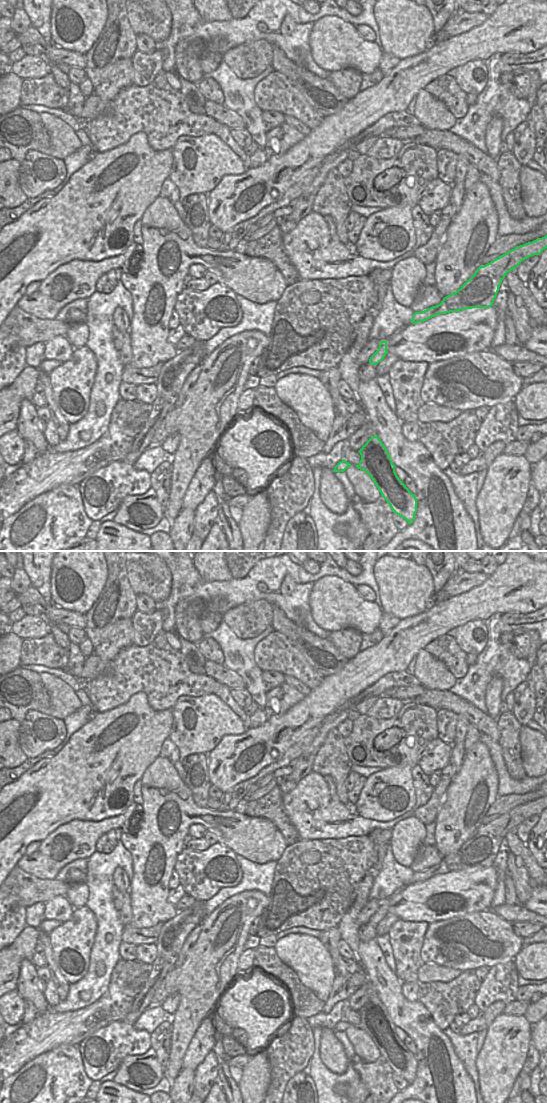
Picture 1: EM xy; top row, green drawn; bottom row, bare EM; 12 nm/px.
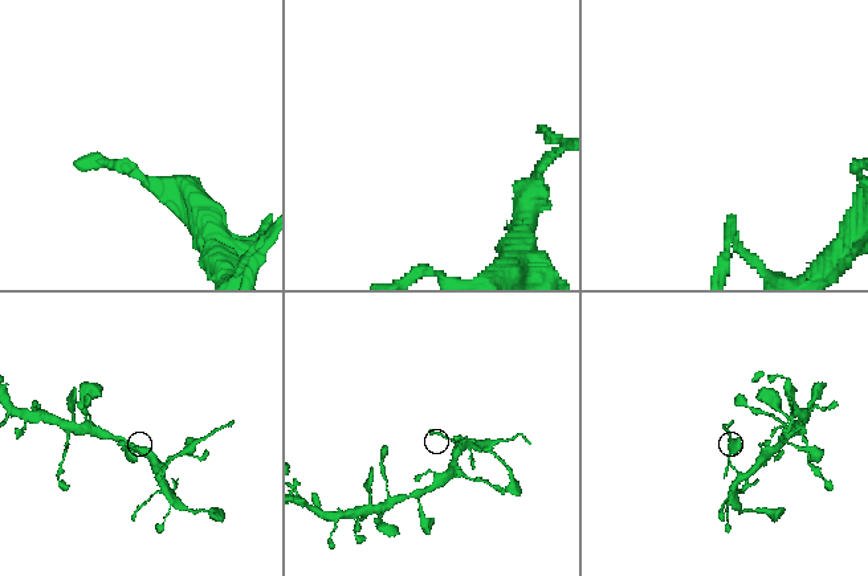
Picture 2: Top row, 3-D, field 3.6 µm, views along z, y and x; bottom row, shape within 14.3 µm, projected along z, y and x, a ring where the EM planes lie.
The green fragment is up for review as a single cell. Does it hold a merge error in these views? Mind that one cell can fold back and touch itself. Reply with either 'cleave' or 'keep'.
cleave

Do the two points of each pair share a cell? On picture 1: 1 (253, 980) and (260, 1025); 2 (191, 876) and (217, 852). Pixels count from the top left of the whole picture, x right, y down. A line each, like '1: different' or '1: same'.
1: same
2: same

